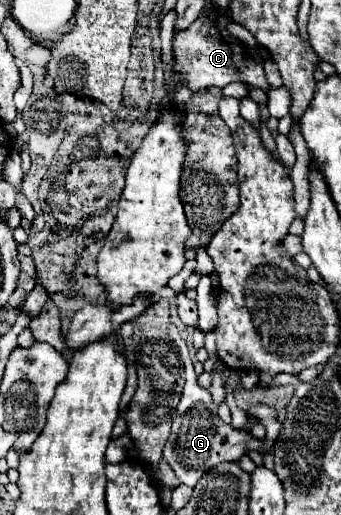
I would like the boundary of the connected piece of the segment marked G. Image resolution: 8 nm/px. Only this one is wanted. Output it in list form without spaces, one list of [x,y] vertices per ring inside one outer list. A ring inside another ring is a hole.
[[[169,324],[169,334],[173,339],[178,354],[184,362],[185,384],[182,390],[182,398],[176,406],[176,418],[172,422],[172,434],[164,446],[164,460],[168,462],[168,466],[174,470],[174,474],[188,486],[194,486],[198,482],[198,478],[202,478],[208,470],[216,468],[220,462],[230,462],[230,460],[240,460],[240,456],[246,452],[246,448],[250,450],[262,450],[262,440],[252,438],[248,432],[244,430],[236,430],[230,424],[224,424],[218,418],[216,406],[210,398],[210,392],[204,390],[198,384],[197,374],[194,371],[193,362],[190,359],[186,342],[181,338],[177,327]]]

